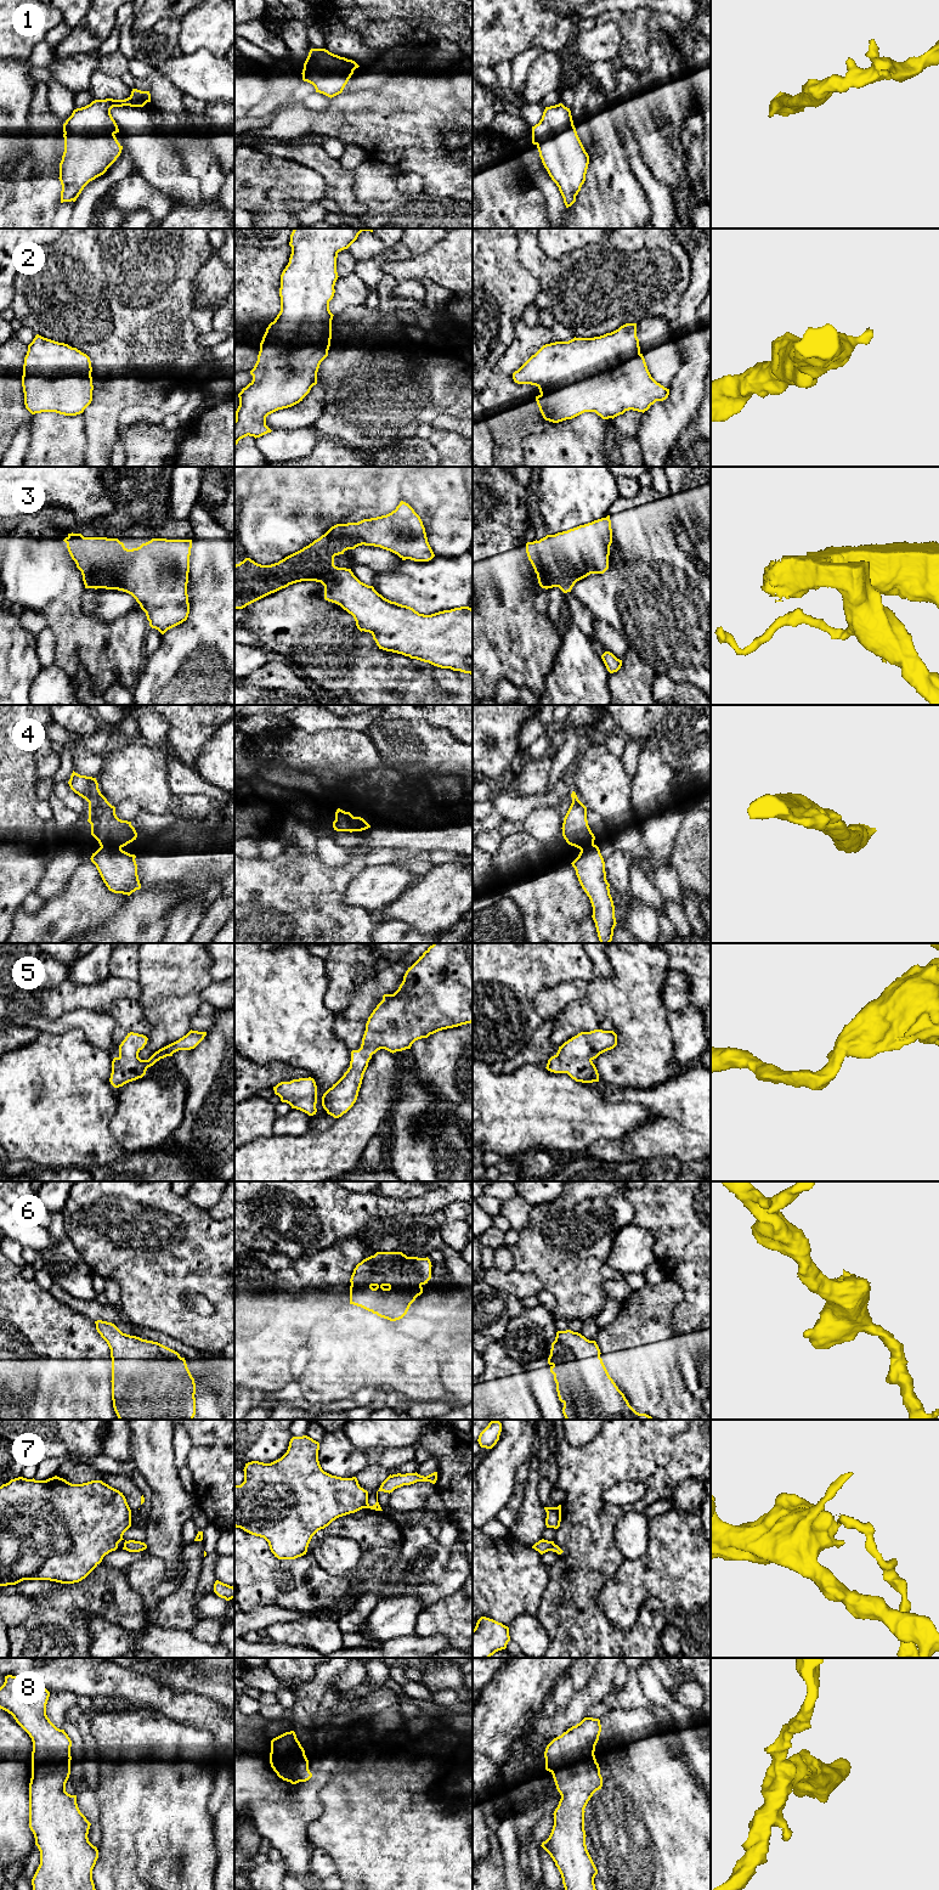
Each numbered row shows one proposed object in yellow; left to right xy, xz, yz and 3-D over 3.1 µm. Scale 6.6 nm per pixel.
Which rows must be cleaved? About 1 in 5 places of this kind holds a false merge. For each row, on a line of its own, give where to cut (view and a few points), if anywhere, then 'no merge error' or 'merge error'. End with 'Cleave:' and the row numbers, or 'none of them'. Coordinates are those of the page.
1: no cut | no merge error
2: no cut | no merge error
3: no cut | no merge error
4: no cut | no merge error
5: no cut | no merge error
6: no cut | no merge error
7: xz (367, 1502), (366, 1507) | merge error
8: no cut | no merge error
Cleave: 7

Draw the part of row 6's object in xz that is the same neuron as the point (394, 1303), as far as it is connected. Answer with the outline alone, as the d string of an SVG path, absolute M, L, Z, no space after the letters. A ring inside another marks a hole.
M377 1252L356 1265L350 1304L390 1321L402 1319L431 1279L431 1262L402 1252Z

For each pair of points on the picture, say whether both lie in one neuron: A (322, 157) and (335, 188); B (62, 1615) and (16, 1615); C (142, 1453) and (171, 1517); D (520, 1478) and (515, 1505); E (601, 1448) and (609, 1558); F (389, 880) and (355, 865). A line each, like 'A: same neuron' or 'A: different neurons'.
A: same neuron
B: different neurons
C: same neuron
D: same neuron
E: same neuron
F: different neurons

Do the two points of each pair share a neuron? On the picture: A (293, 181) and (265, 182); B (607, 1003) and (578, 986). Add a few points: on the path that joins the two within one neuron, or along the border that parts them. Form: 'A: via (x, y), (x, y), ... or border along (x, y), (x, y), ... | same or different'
A: via (286, 181), (272, 181) | same
B: border along (588, 982), (588, 989), (584, 996) | different

